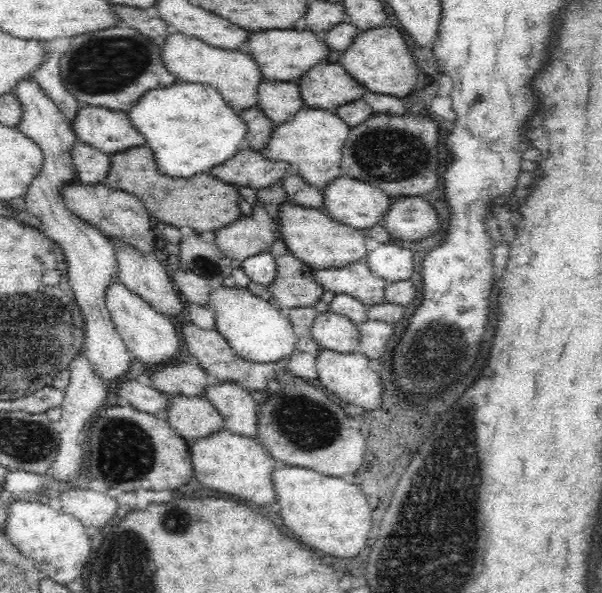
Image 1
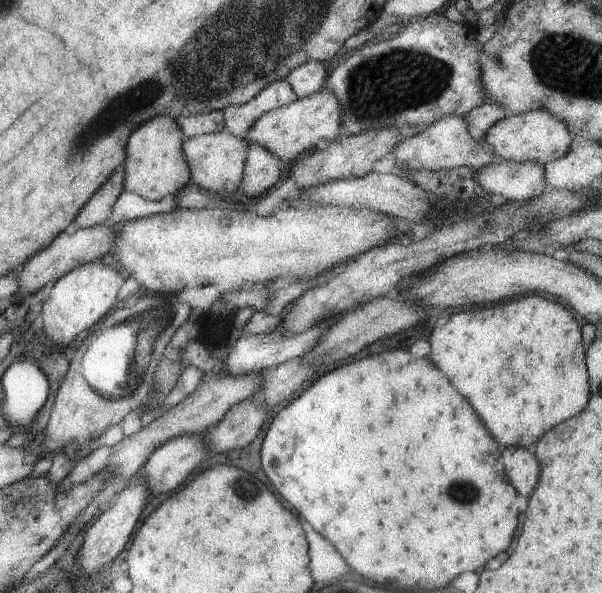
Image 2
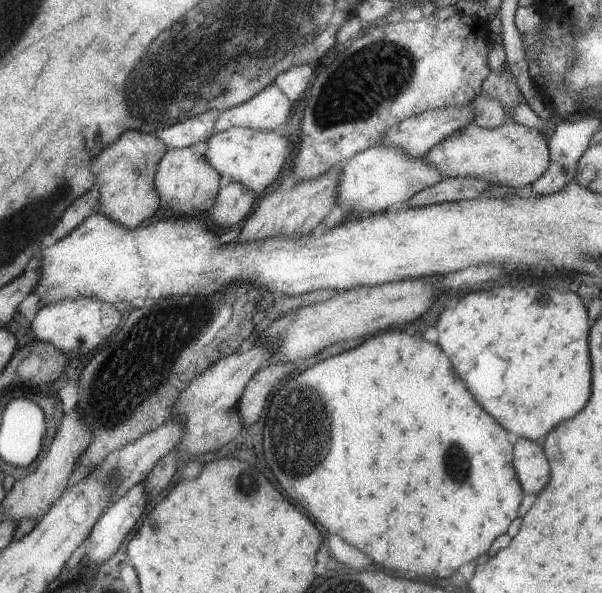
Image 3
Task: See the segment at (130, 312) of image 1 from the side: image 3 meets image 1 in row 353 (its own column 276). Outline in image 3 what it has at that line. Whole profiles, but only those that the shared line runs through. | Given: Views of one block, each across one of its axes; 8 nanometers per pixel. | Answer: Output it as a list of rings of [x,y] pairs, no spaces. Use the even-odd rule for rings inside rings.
[[[232,127],[217,132],[206,143],[208,149],[204,158],[220,176],[224,177],[224,182],[239,182],[257,195],[264,192],[278,178],[284,164],[292,158],[295,150],[292,140],[282,133],[244,127]]]

